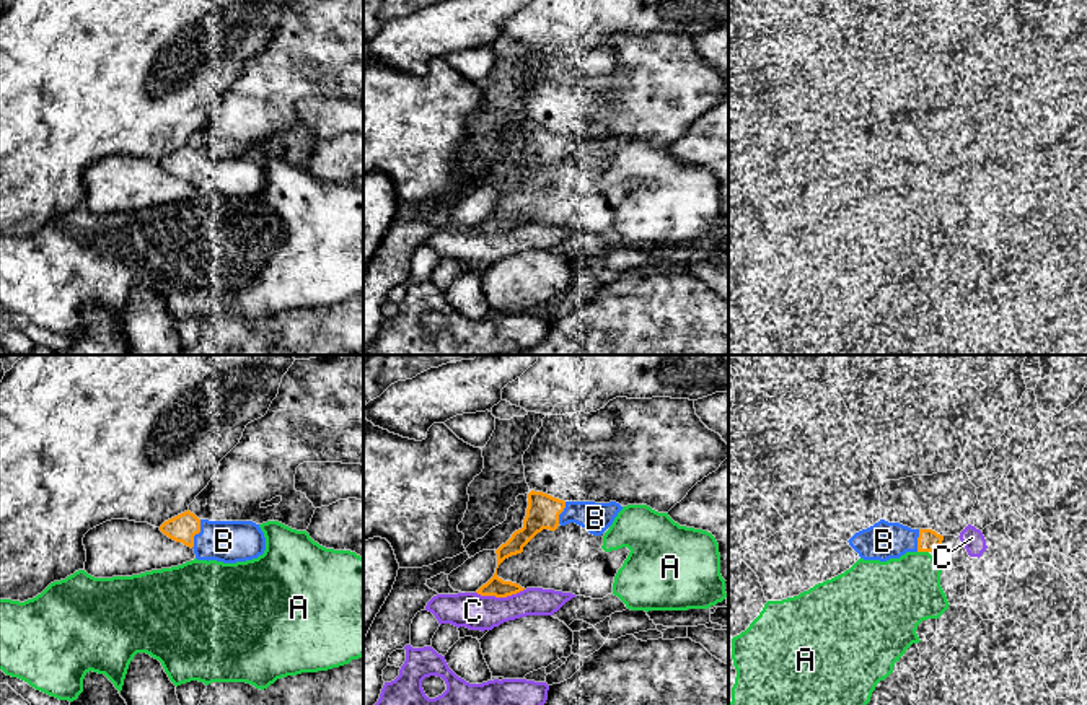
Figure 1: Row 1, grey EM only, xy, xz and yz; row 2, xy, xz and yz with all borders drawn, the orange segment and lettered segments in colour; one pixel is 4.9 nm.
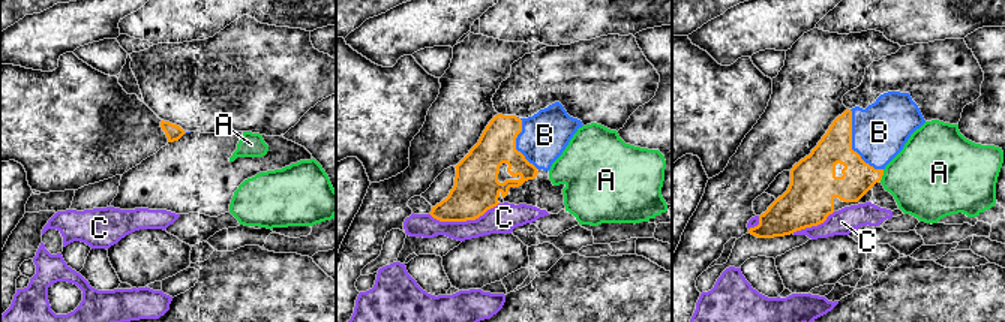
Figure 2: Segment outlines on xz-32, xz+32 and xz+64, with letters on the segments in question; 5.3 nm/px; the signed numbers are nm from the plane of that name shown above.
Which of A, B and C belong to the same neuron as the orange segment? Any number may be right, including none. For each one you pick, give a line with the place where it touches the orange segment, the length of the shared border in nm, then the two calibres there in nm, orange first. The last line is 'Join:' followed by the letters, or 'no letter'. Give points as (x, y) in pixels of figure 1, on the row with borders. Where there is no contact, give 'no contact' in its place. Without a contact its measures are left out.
B: xy (196, 533) | 150 nm | 140/200 nm
Join: B

